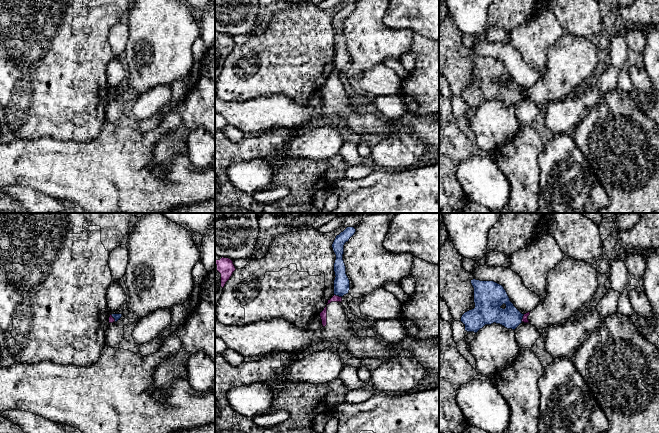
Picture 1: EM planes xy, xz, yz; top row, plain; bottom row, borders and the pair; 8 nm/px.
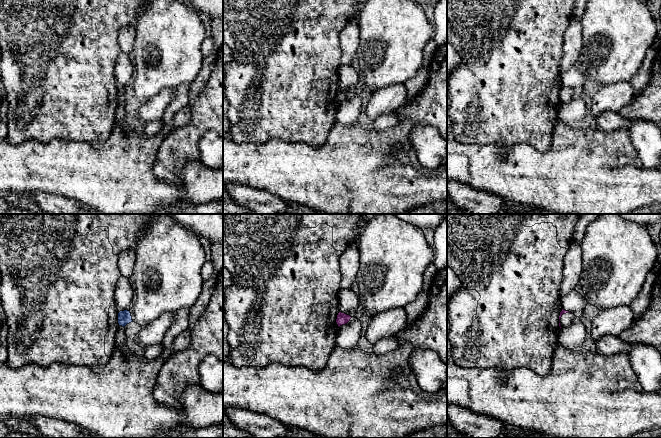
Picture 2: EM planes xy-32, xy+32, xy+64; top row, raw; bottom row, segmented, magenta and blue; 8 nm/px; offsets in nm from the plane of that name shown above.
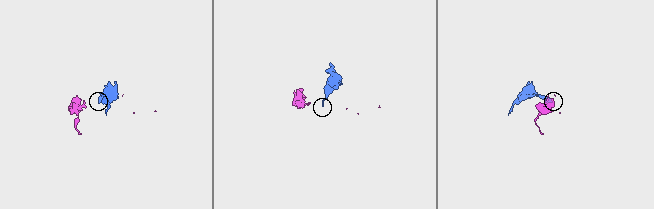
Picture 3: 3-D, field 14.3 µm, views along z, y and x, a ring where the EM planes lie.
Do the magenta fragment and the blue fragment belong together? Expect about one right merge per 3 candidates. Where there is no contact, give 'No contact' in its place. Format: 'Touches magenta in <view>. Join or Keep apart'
Touches magenta in xz. Keep apart

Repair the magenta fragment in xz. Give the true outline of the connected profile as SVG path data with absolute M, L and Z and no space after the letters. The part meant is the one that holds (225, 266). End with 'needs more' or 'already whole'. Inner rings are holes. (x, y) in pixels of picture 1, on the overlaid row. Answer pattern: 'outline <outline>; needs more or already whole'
outline M215 254L215 338L221 338L227 348L238 352L243 357L264 356L274 351L292 353L307 350L322 341L331 341L336 344L344 344L352 357L362 360L373 358L384 362L395 359L400 350L408 350L428 373L439 373L439 338L421 340L406 336L404 340L391 344L383 342L377 337L359 337L353 331L353 322L348 318L348 311L342 304L342 297L336 295L328 300L326 307L320 313L323 327L316 331L306 330L305 327L296 327L281 318L244 326L220 323L216 316L217 303L226 282L235 270L236 268L231 259Z; needs more

